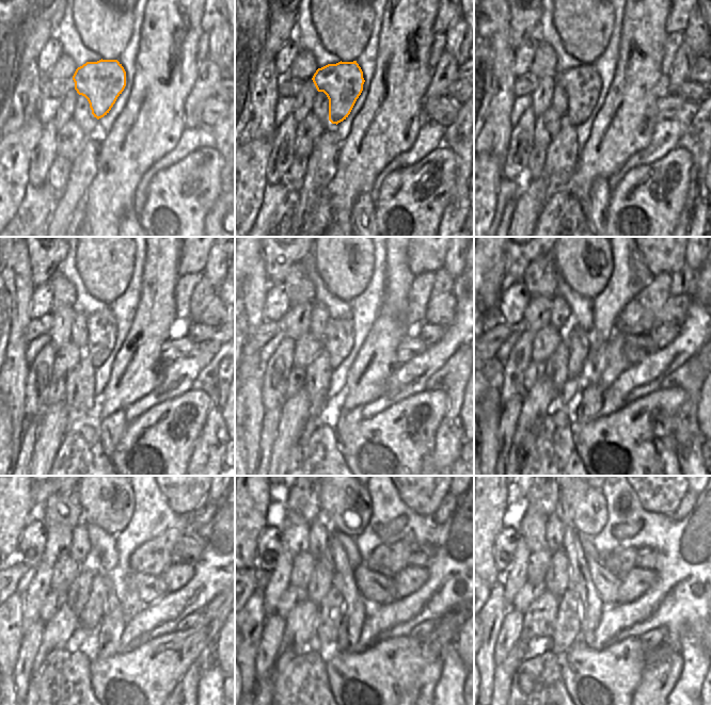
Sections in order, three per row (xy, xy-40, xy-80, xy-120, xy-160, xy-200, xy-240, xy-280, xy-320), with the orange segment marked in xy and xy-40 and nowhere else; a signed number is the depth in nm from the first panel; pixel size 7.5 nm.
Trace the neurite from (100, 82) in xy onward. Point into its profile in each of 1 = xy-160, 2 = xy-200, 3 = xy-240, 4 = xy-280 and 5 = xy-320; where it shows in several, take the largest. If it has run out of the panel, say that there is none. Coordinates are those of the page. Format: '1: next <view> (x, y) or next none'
1: next xy-160 (338, 338)
2: next xy-200 (579, 340)
3: next xy-240 (91, 615)
4: next xy-280 (330, 609)
5: next xy-320 (567, 628)

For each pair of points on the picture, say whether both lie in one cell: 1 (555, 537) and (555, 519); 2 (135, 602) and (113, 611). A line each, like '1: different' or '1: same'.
1: same
2: different

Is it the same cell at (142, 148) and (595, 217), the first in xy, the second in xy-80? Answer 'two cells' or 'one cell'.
two cells

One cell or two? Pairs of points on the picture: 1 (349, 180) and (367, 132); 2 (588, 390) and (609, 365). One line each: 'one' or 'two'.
1: one
2: two

